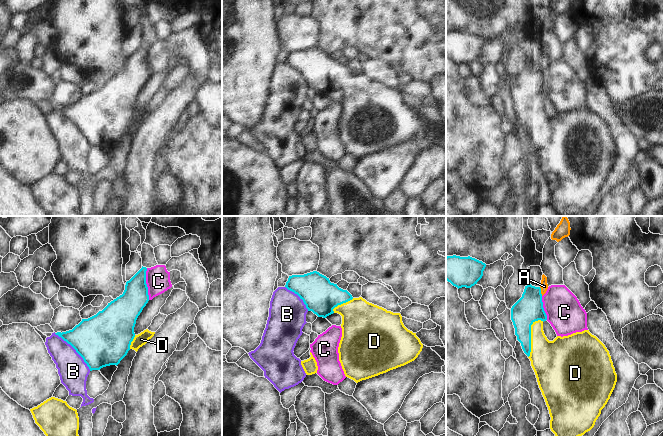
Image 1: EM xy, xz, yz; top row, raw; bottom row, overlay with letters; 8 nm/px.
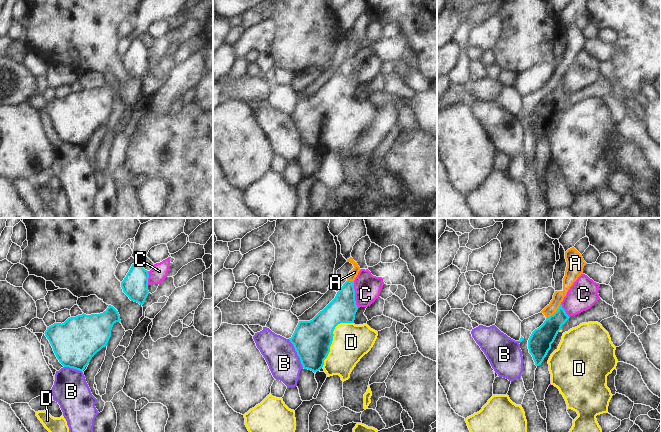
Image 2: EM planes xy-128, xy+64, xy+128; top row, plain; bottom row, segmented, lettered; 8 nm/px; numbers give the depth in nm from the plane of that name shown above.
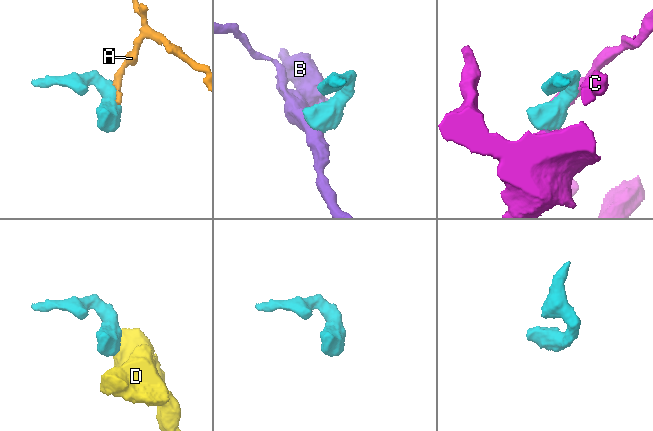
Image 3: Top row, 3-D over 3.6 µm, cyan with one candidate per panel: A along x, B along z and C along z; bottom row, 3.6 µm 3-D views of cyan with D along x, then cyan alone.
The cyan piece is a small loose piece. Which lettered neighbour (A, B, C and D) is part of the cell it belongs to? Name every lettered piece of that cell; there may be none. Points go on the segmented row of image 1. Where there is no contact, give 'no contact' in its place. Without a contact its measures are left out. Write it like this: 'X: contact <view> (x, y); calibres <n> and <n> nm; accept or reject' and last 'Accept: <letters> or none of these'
A: contact yz (540, 291); calibres 220 and 60 nm; reject
B: contact xy (75, 349); calibres 420 and 240 nm; reject
C: contact xy (146, 284); calibres 240 and 190 nm; reject
D: contact yz (530, 337); calibres 220 and 320 nm; accept
Accept: D

